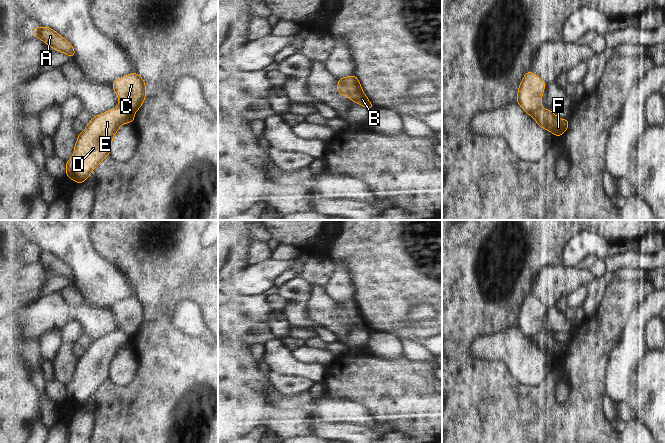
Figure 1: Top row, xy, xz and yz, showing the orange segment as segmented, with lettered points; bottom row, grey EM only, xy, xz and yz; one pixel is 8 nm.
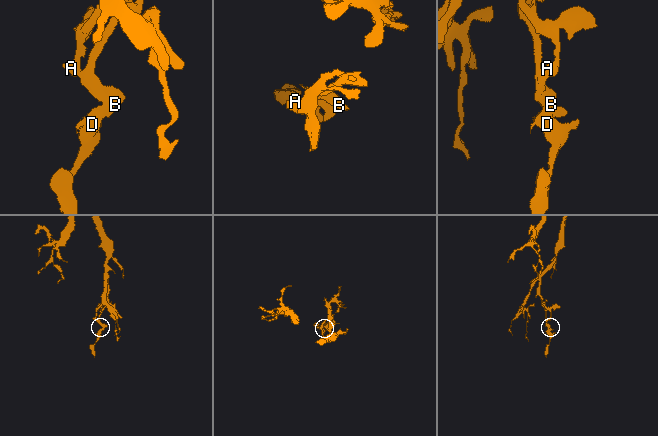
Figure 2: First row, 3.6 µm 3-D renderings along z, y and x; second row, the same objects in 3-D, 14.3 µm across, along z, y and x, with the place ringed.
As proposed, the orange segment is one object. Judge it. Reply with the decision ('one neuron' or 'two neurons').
two neurons

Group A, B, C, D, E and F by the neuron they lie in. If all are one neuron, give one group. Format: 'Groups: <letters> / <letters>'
Groups: A B C / D E F.

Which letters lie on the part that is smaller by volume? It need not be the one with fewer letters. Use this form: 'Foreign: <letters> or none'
Foreign: D, E, F

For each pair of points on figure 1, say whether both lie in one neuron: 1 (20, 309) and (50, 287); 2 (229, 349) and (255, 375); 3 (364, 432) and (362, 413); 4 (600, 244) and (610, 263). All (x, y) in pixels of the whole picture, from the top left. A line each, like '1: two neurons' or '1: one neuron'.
1: two neurons
2: one neuron
3: two neurons
4: two neurons

